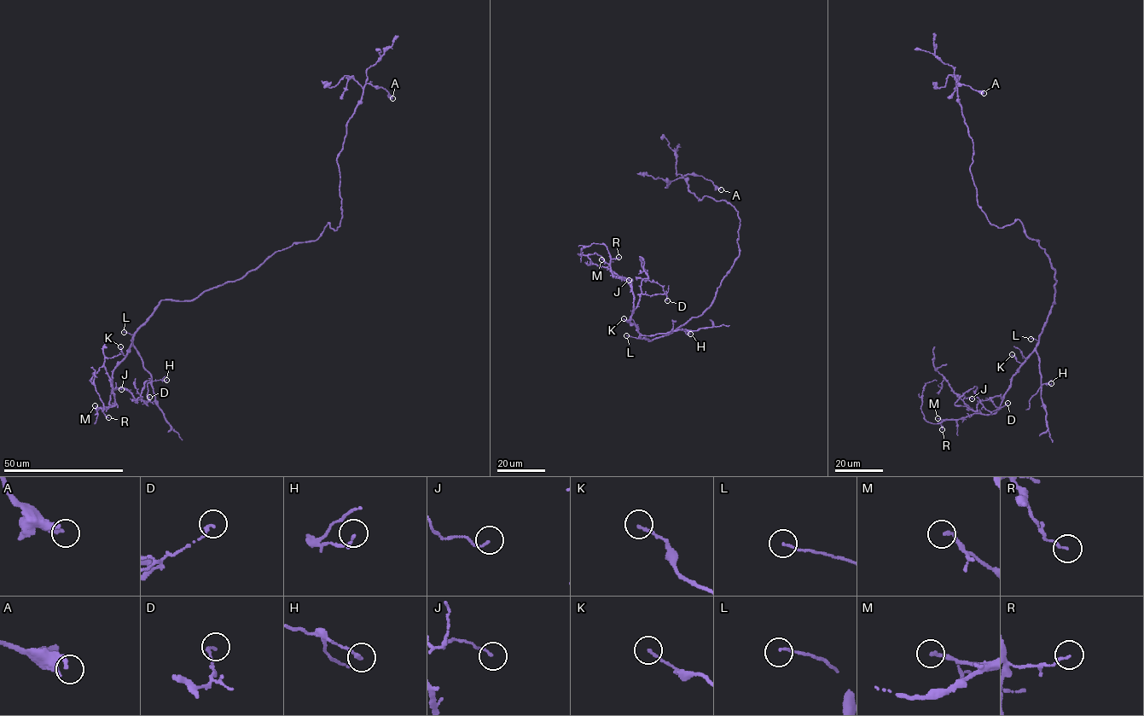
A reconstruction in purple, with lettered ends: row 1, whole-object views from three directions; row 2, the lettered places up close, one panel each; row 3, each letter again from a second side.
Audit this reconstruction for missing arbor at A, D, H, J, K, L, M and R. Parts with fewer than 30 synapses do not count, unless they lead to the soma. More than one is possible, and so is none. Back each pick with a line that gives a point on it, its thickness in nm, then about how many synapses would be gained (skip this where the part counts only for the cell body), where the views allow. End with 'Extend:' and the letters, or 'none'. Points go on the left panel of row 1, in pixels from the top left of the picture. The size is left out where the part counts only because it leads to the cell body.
Extend: none

